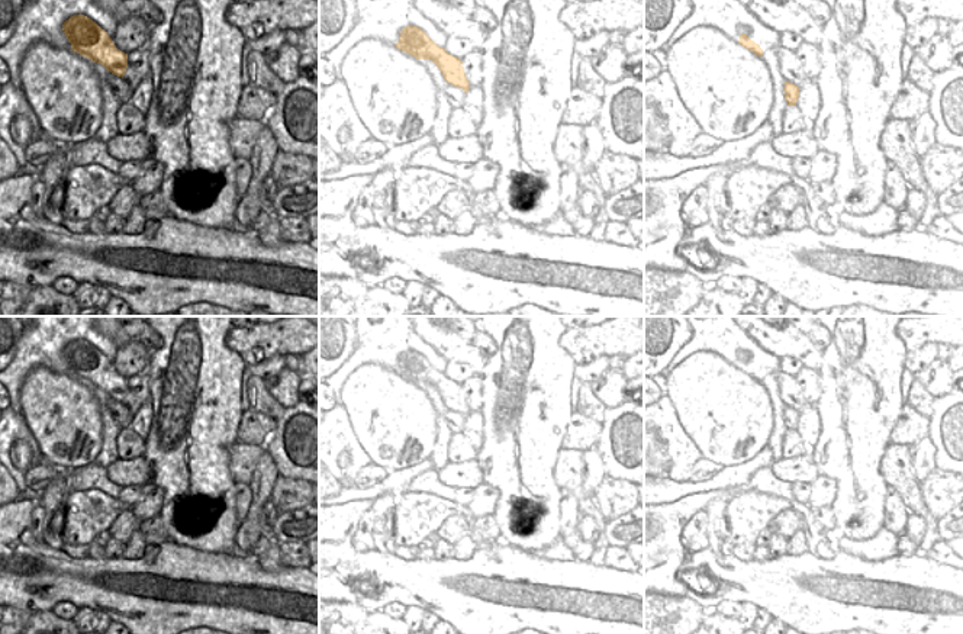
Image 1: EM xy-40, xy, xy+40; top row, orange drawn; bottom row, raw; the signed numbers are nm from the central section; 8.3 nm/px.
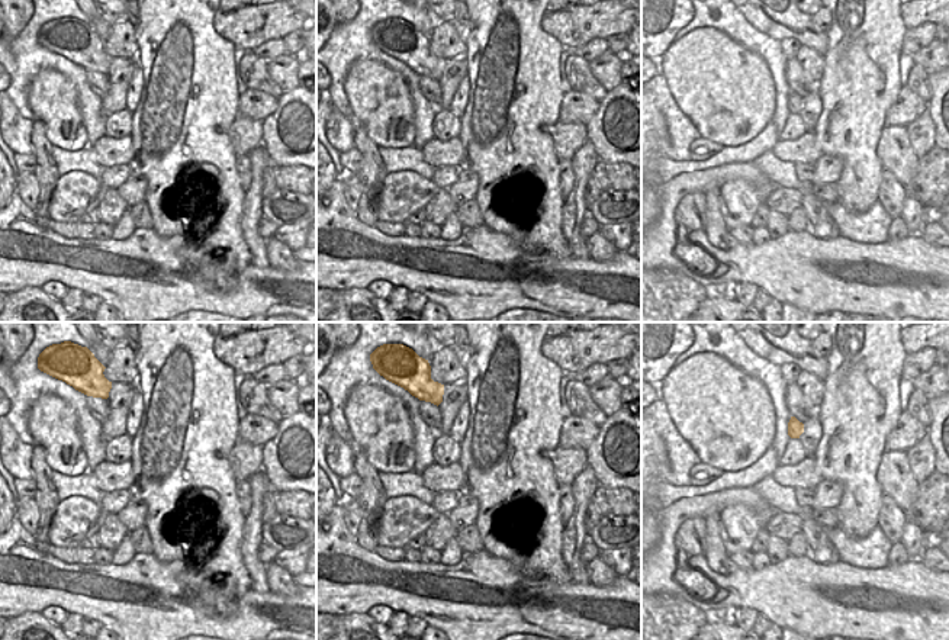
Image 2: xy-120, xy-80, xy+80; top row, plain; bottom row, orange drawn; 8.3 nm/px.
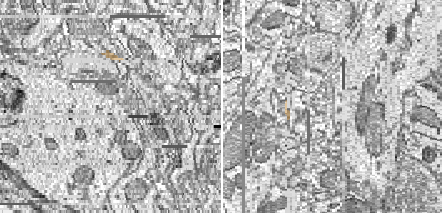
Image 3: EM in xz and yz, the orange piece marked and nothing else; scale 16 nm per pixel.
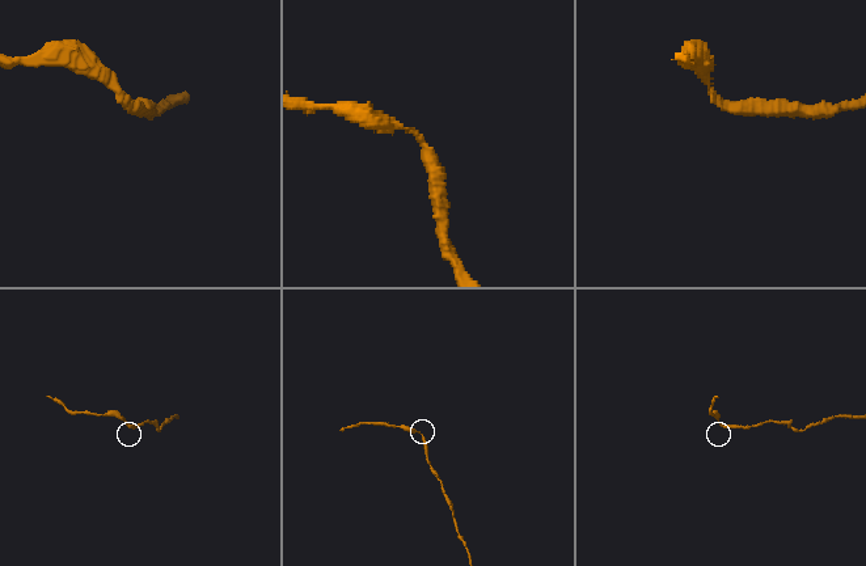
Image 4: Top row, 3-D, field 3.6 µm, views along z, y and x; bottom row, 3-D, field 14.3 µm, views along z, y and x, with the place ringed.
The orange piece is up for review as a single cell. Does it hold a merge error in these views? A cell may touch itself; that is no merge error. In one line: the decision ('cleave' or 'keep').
cleave

